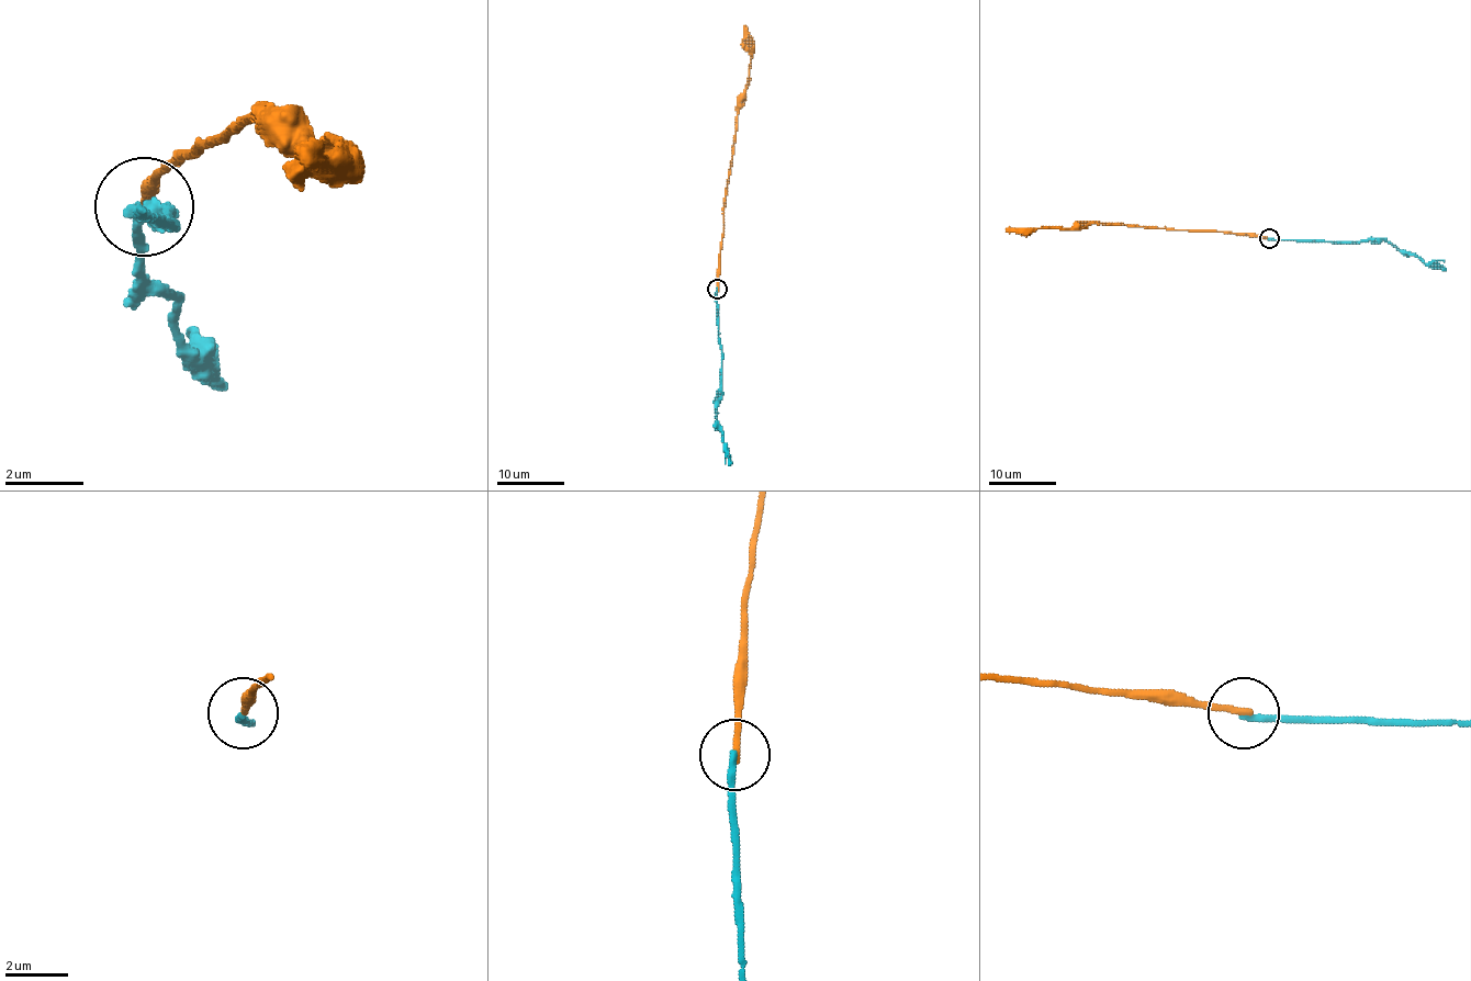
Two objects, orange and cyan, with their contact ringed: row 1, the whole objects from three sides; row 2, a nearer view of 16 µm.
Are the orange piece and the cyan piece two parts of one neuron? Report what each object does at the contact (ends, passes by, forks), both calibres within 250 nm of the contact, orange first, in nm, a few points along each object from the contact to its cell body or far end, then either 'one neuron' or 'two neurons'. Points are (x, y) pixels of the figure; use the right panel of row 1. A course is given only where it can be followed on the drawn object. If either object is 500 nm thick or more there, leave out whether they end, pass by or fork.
orange ends there; cyan ends there; 240 nm thick on the orange side, 220 nm on the other; orange runs (1270, 238), (1212, 229), (1114, 223), (1078, 223), (1071, 228), (1006, 228); cyan runs (1270, 238), (1387, 239), (1425, 263), (1446, 270); two neurons

